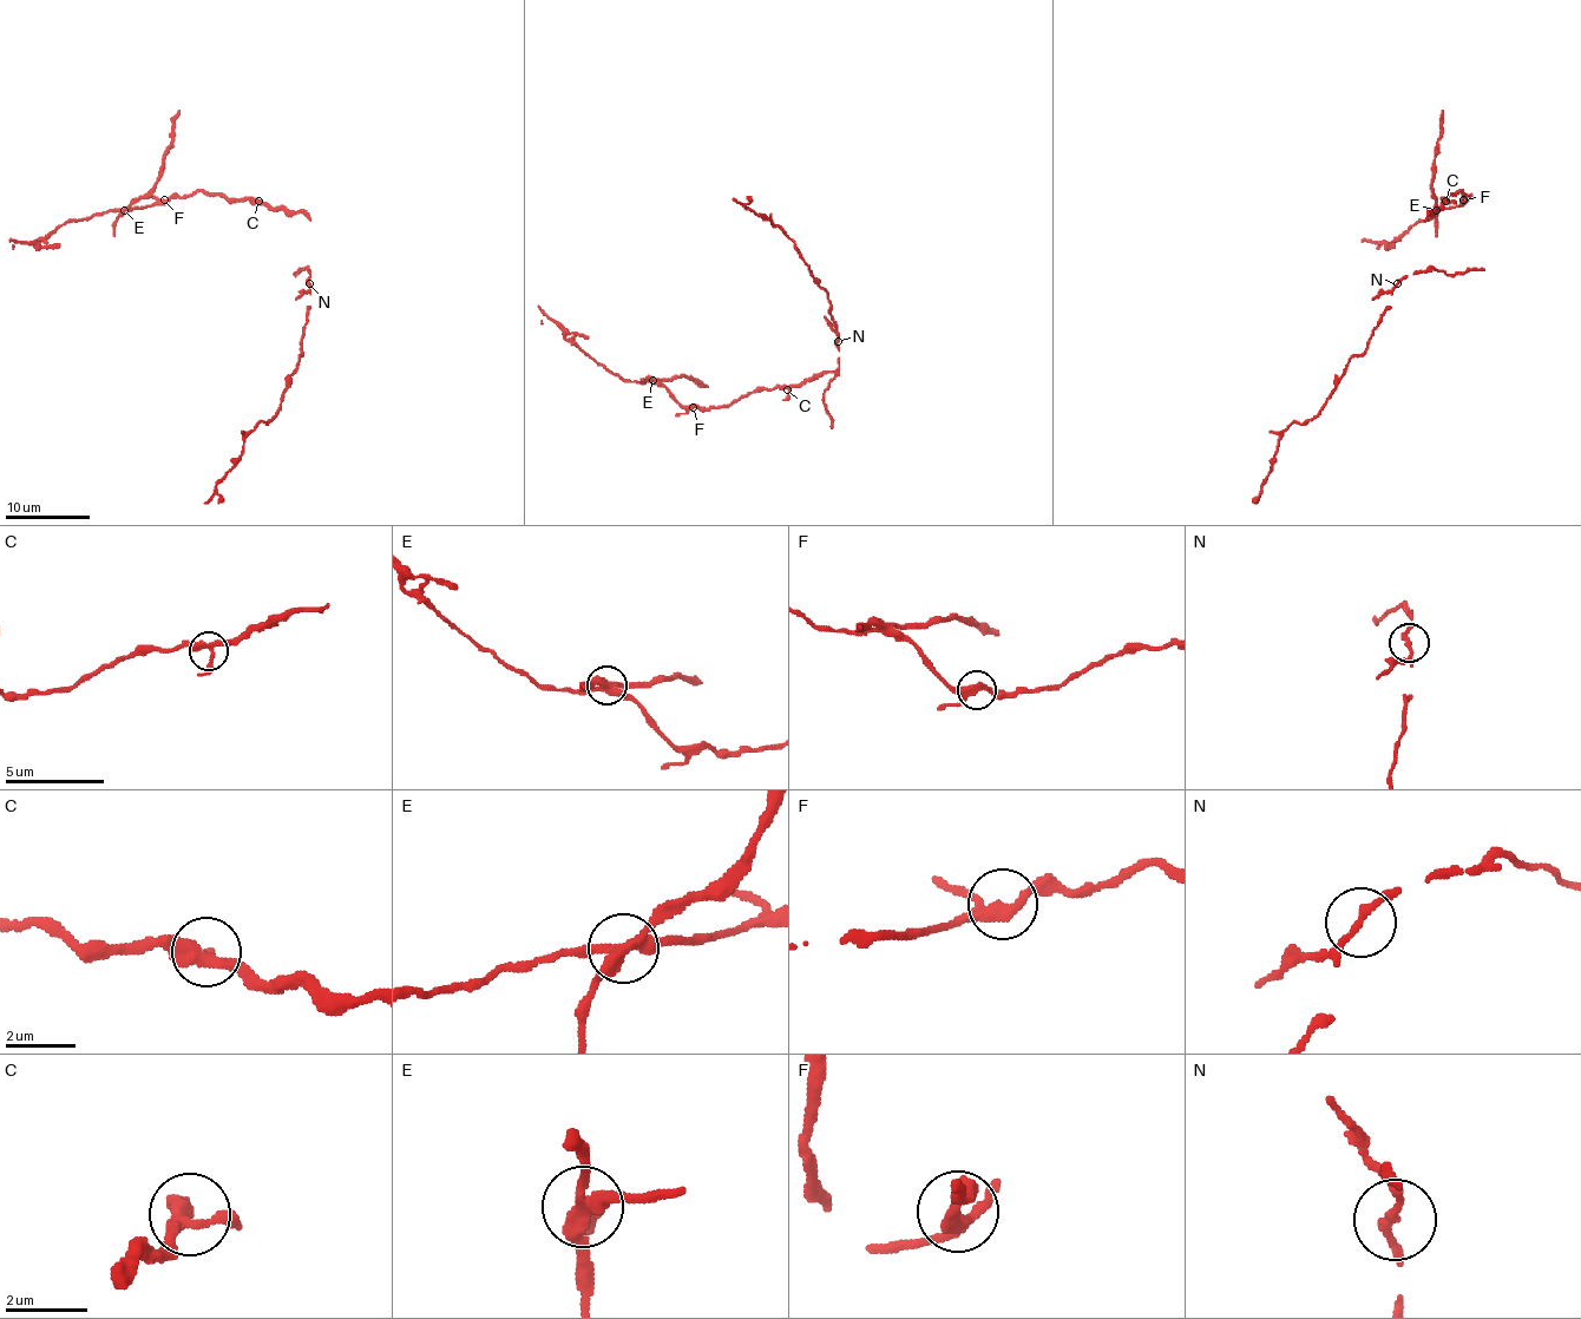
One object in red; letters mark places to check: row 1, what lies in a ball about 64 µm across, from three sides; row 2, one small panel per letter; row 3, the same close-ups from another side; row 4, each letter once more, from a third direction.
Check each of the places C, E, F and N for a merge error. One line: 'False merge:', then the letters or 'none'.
False merge: E, N

